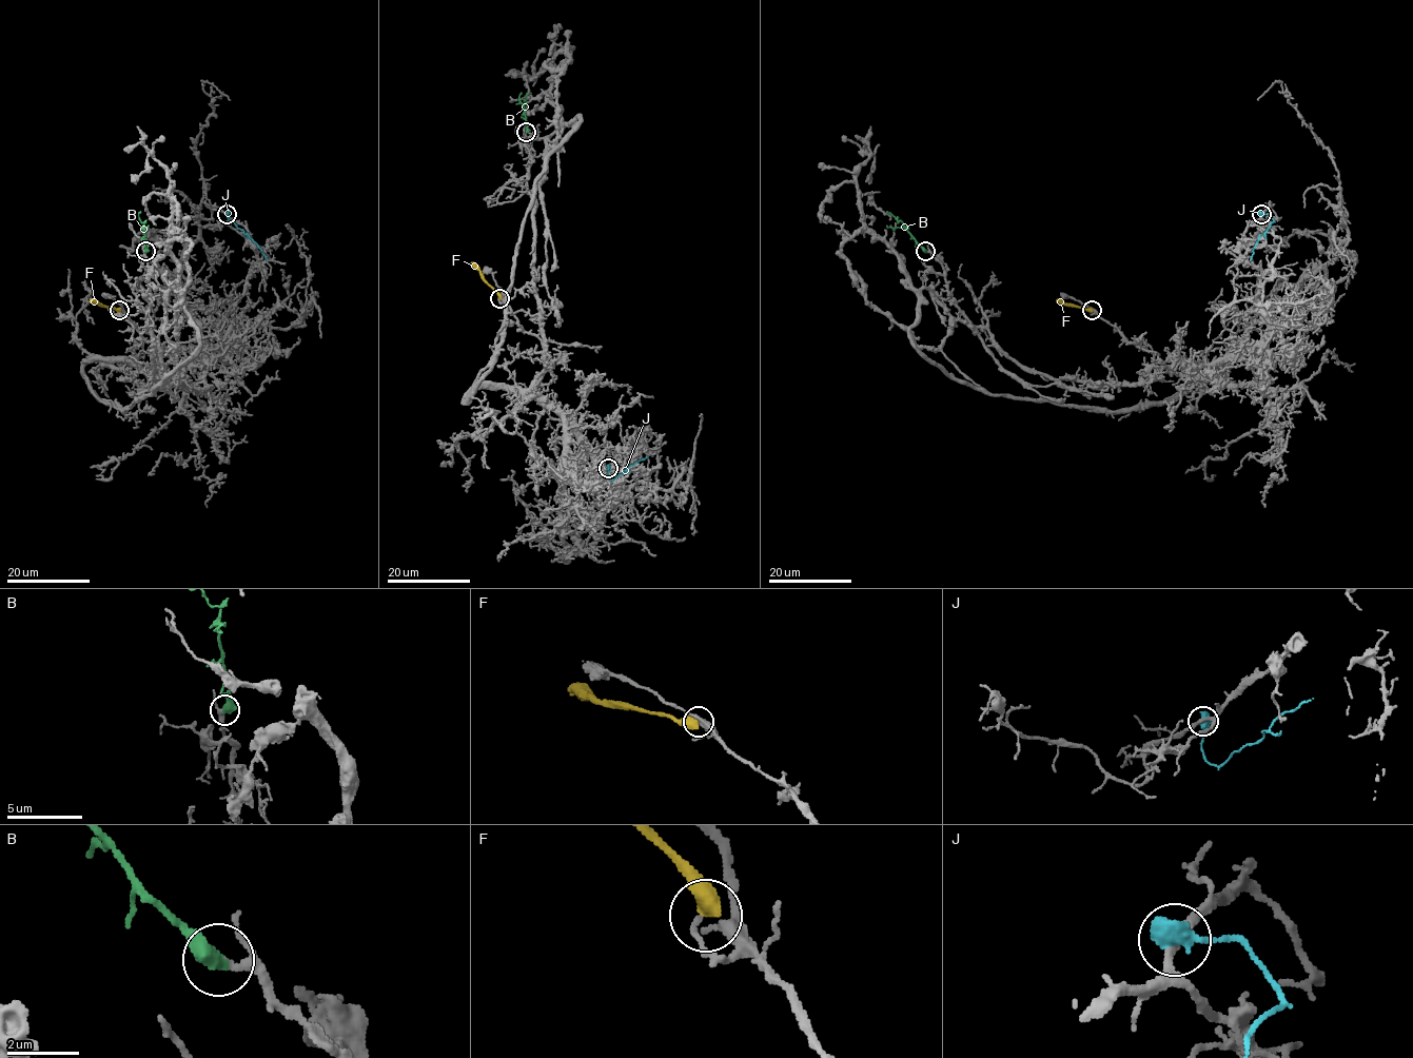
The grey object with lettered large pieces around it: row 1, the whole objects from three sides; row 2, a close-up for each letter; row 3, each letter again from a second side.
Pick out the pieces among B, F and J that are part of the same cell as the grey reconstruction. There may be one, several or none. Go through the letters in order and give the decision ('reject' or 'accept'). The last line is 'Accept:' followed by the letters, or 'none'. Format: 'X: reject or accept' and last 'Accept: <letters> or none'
B: accept
F: reject
J: reject
Accept: B

